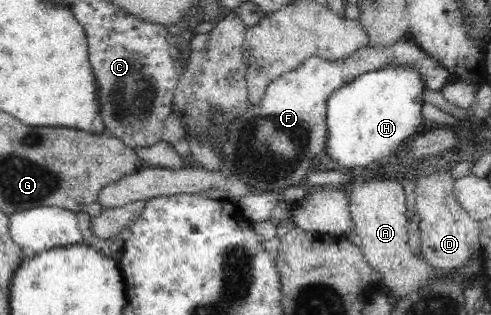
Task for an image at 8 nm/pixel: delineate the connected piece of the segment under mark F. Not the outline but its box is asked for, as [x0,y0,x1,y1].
[209,39,448,194]

